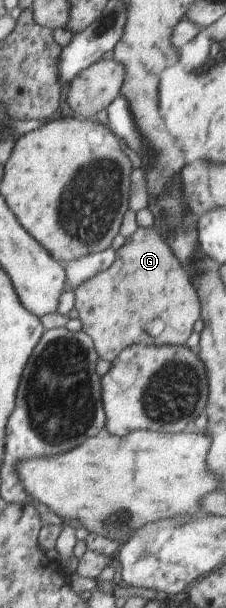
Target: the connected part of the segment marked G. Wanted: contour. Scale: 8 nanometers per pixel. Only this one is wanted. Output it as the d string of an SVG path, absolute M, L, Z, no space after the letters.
M154 225L139 227L117 251L115 263L109 269L100 271L96 277L80 283L75 295L75 308L83 325L82 331L93 338L99 357L111 364L134 345L186 345L202 317L201 297L197 287L189 273L186 273L181 259L174 254L168 241Z

